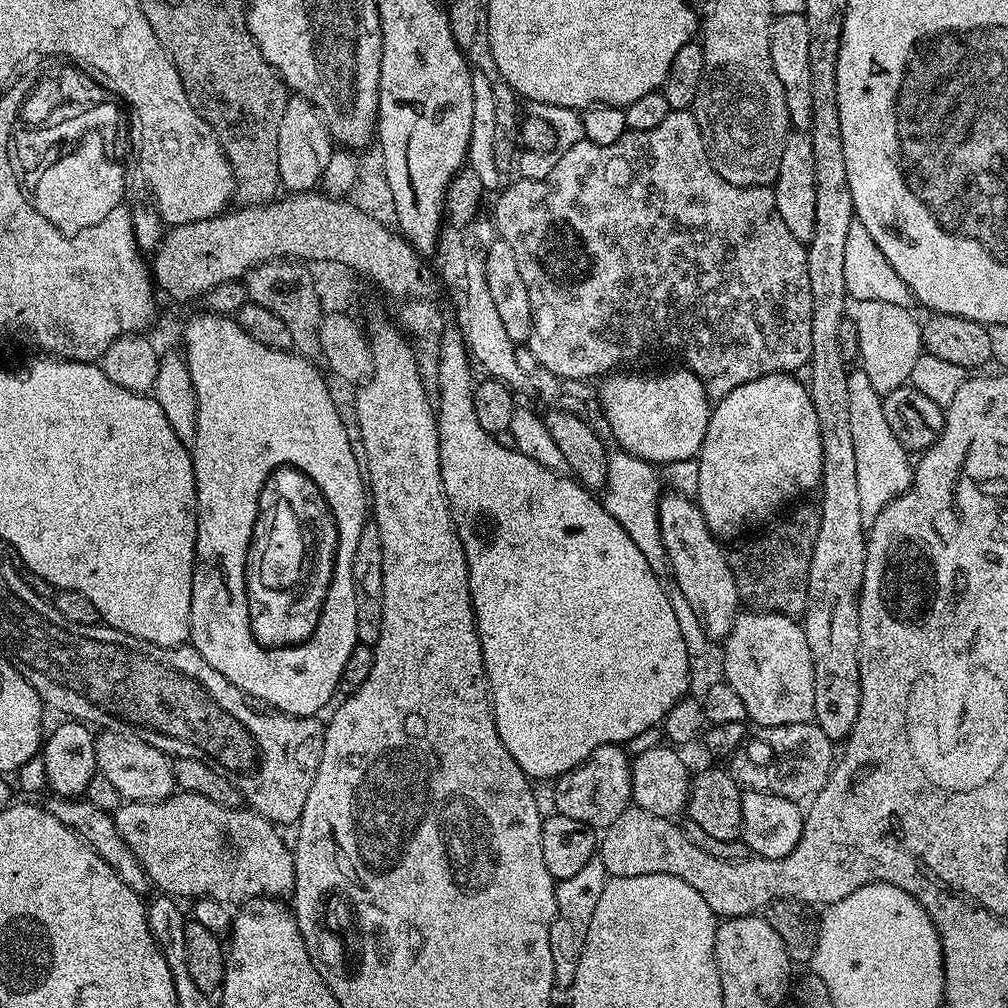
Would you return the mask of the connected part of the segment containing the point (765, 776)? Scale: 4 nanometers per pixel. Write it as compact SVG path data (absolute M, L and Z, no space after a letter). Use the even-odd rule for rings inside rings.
M816 723L760 728L757 733L757 736L749 735L730 757L730 771L737 784L754 792L769 792L797 802L807 801L824 789L834 767L834 742Z

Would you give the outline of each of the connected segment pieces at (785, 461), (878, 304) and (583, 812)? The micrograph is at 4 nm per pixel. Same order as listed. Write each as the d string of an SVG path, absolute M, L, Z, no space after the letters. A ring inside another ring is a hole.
M775 372L754 378L754 382L746 382L738 386L738 390L730 390L730 394L715 401L706 438L700 447L698 486L694 500L699 505L706 526L721 541L727 542L732 536L743 537L759 529L777 515L775 512L783 504L790 503L795 496L800 496L803 492L810 491L815 484L817 487L821 483L822 434L818 426L818 414L814 410L812 395L809 394L805 381L795 380L796 378L792 374Z
M857 300L851 305L850 318L856 326L860 367L881 396L903 387L909 381L912 368L922 353L922 326L912 314L911 309L882 300Z
M618 744L598 746L574 770L555 781L555 811L566 818L574 818L593 830L608 828L632 804L632 766L630 756Z

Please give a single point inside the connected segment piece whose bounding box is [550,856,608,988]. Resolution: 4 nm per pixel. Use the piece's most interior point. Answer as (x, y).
(576, 898)

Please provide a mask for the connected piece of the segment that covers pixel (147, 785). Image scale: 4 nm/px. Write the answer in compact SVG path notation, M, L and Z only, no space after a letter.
M104 732L96 736L96 766L99 775L108 778L114 790L118 790L125 801L168 799L177 791L168 753L150 746L139 735L124 732Z

